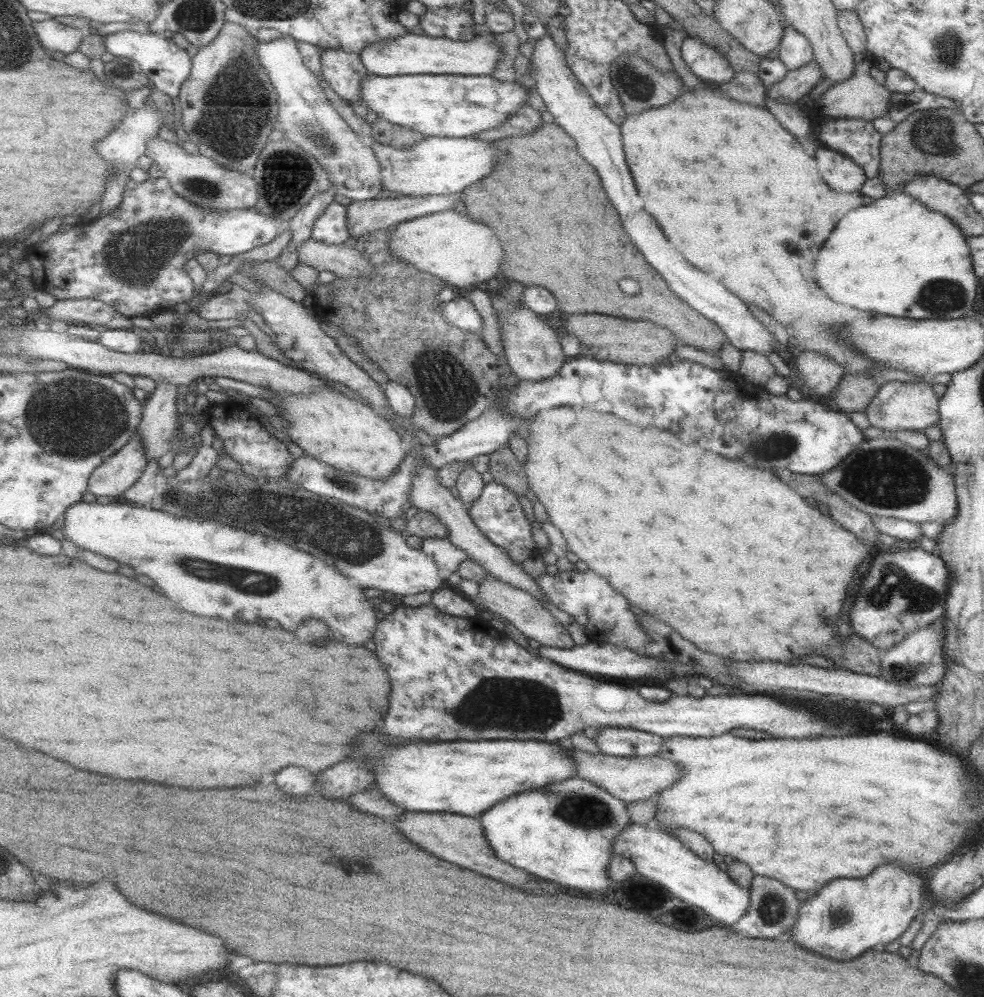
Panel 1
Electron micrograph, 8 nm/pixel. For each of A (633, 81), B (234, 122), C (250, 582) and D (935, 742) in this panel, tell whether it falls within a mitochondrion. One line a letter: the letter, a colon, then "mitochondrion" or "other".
A: mitochondrion
B: mitochondrion
C: mitochondrion
D: other

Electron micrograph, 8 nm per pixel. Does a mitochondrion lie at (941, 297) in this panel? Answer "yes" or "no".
yes

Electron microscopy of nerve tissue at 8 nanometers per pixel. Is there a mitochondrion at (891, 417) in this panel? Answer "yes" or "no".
no

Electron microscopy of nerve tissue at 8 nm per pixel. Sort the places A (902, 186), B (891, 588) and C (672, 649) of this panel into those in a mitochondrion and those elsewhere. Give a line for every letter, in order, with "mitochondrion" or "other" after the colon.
A: other
B: mitochondrion
C: other

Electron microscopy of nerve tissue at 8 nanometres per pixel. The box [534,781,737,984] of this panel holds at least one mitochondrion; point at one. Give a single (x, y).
(584, 810)

